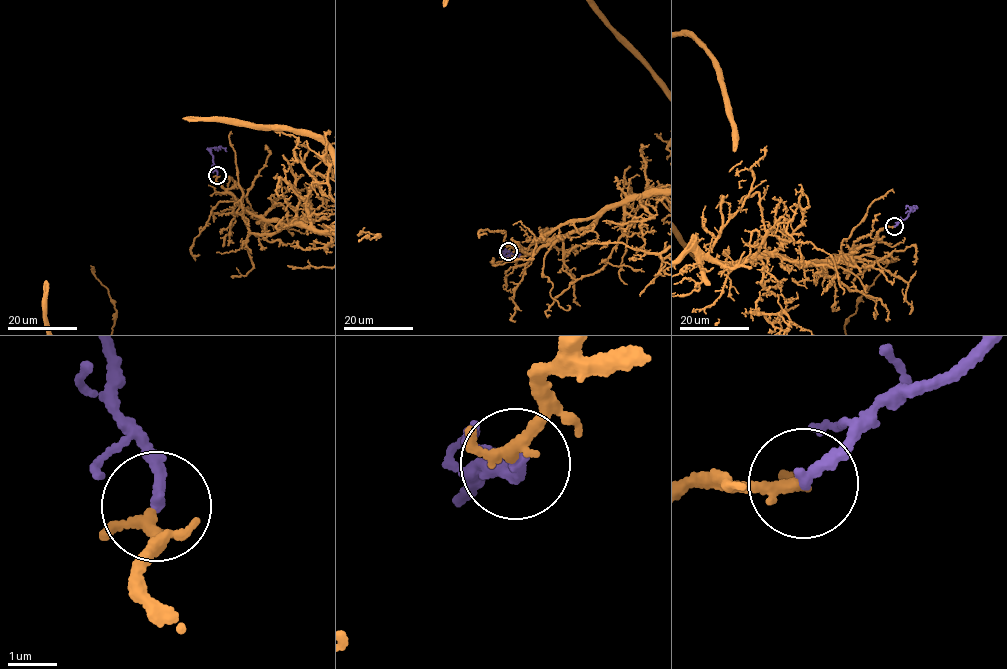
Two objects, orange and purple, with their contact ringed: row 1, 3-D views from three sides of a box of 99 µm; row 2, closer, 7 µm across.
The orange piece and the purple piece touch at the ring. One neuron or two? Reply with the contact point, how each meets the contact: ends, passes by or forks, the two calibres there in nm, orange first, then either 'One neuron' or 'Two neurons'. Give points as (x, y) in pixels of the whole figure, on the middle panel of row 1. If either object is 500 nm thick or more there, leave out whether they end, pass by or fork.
Place: (508, 251). At the ring orange passes by. At the ring purple ends. Thickness 200 nm (orange) against 240 nm. One neuron

